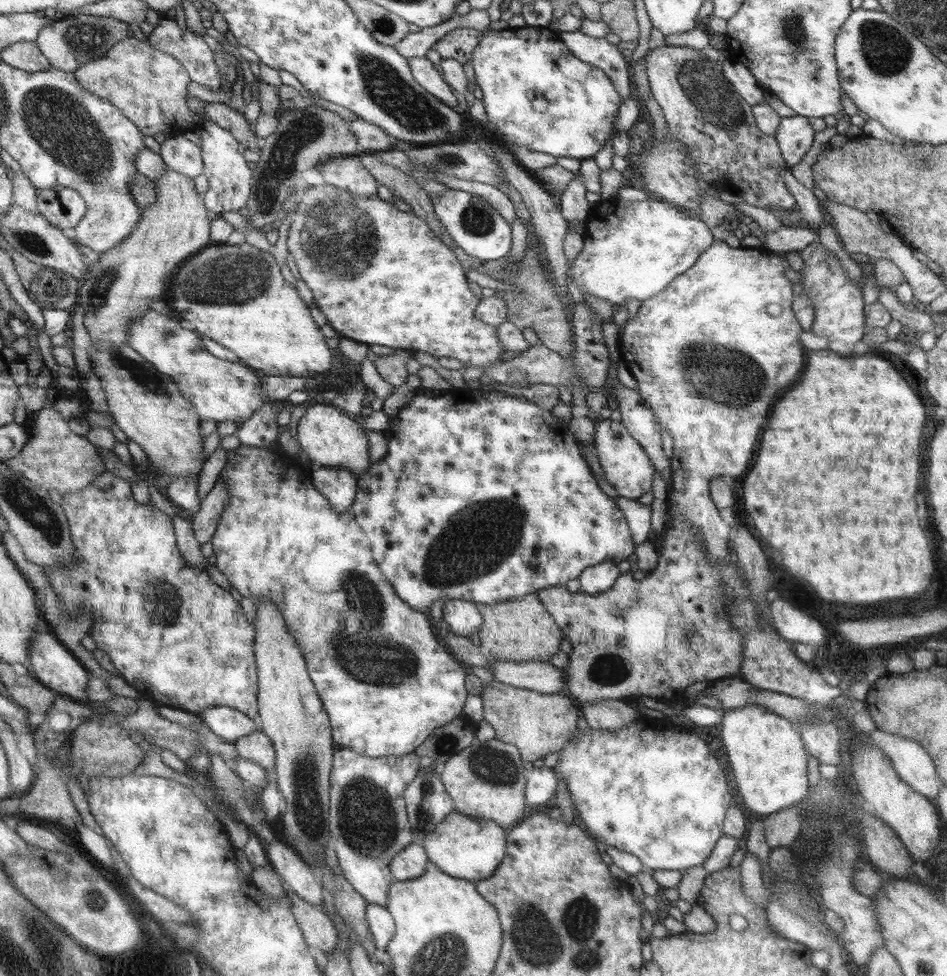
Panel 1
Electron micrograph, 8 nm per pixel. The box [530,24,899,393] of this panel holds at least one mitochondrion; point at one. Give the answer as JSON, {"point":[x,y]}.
{"point":[709,96]}

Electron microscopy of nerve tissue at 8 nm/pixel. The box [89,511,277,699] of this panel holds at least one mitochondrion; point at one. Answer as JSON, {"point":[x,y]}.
{"point":[162,602]}

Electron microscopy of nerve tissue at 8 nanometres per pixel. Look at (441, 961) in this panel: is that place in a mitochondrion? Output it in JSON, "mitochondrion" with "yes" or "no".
{"mitochondrion":"yes"}

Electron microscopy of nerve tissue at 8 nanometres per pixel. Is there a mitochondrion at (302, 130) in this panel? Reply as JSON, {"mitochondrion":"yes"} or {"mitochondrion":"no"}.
{"mitochondrion":"yes"}

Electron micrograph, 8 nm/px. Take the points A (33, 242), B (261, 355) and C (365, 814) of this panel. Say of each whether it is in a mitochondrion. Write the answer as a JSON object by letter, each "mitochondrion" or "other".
{"A":"mitochondrion","B":"other","C":"mitochondrion"}

